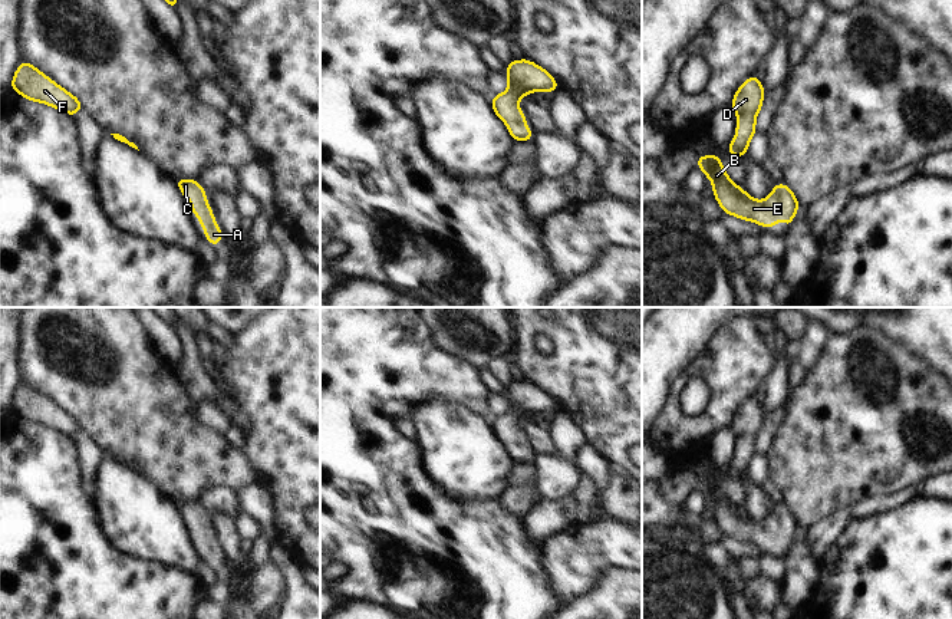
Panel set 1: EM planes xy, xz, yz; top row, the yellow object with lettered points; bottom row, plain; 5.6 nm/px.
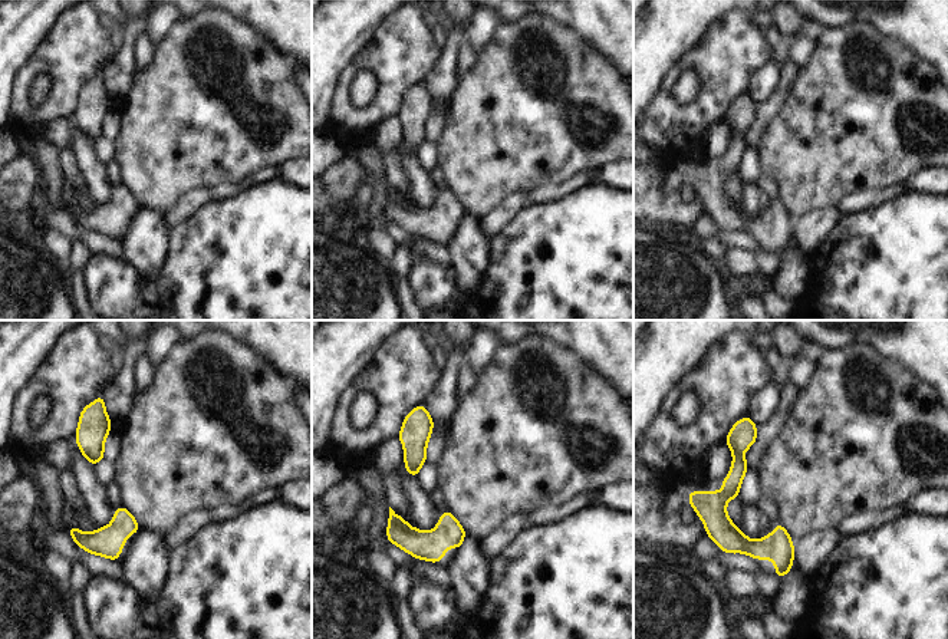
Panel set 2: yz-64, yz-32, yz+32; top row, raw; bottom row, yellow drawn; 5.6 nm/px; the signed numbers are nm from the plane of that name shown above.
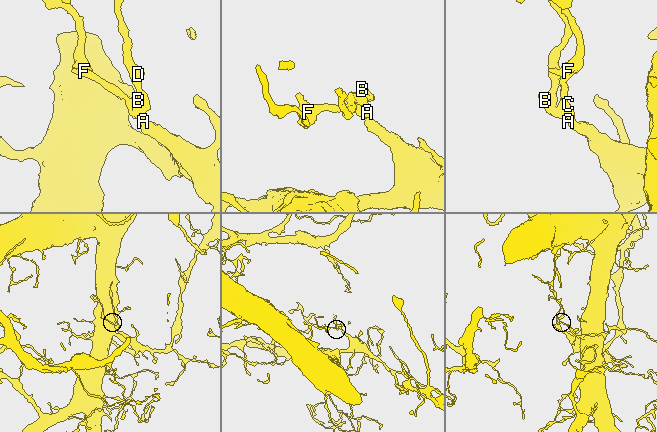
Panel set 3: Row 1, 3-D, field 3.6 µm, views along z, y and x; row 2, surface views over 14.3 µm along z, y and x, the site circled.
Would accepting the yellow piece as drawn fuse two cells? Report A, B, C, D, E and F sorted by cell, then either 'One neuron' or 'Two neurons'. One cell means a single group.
Groups: A B C D E F. One neuron.

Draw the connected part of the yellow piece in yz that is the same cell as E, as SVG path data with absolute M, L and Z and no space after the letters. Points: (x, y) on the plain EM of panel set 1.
M718 475L699 477L698 490L712 503L714 518L725 536L773 550L780 541L791 547L800 524L787 506L774 506L765 521L755 521L729 501Z

